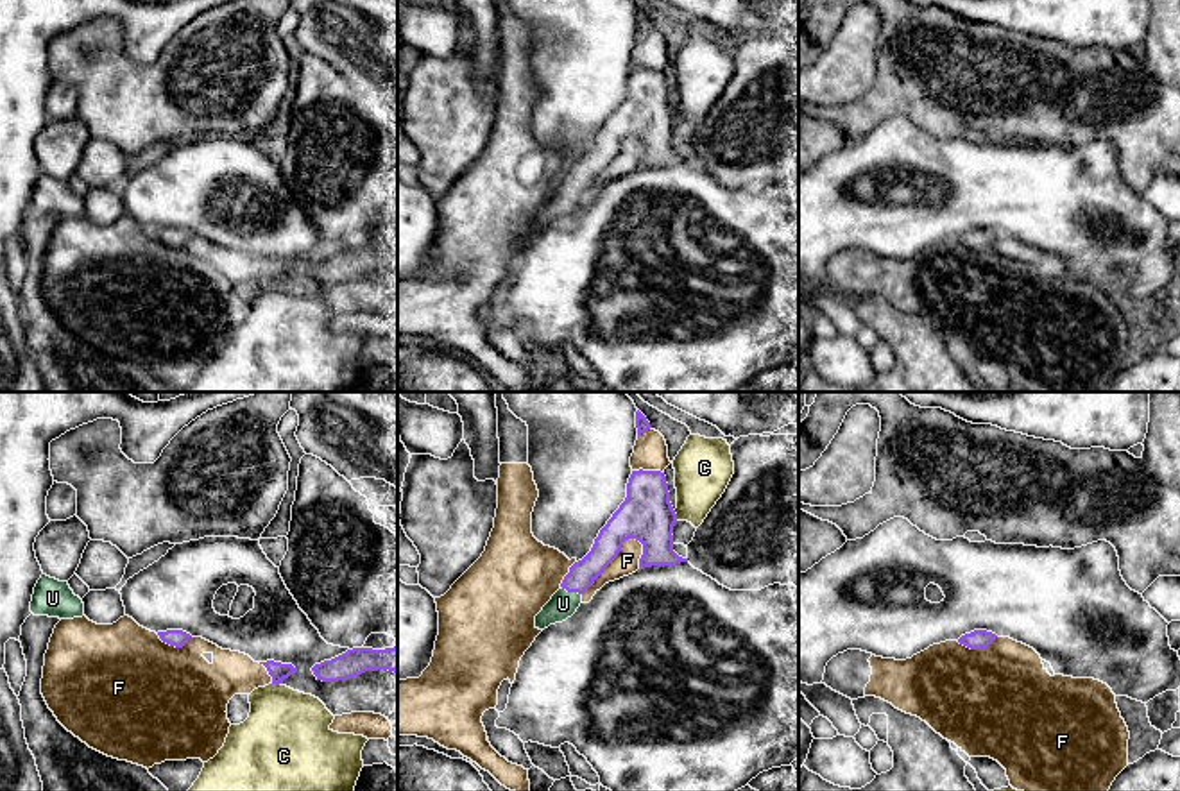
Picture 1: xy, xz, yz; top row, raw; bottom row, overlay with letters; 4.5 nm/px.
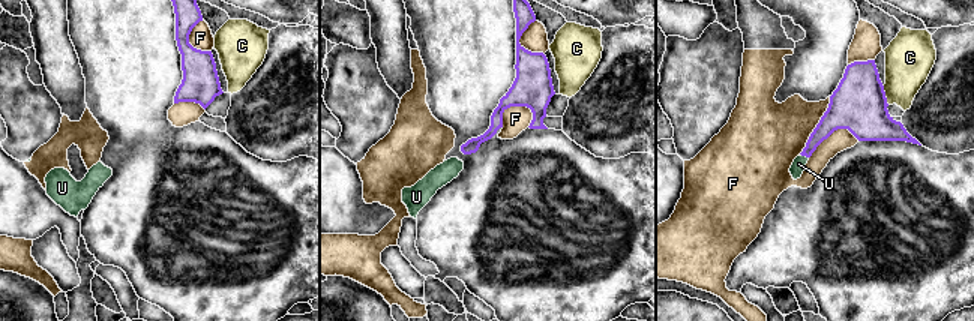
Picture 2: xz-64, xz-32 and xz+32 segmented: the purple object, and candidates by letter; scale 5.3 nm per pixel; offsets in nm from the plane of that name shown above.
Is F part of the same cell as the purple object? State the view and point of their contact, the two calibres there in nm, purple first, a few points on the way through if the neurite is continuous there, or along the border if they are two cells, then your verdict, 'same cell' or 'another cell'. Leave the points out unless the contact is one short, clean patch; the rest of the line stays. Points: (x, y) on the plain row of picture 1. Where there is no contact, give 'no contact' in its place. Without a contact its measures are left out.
contact xz (615, 156); calibres 240 and 110 nm; another cell

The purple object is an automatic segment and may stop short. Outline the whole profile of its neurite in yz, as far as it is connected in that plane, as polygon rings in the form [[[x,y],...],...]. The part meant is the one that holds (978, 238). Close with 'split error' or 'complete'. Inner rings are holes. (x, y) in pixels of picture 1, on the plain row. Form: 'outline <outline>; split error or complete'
outline [[[974,229],[971,233],[965,233],[958,238],[960,243],[971,247],[971,249],[985,249],[996,240],[996,233],[987,229]]]; complete

